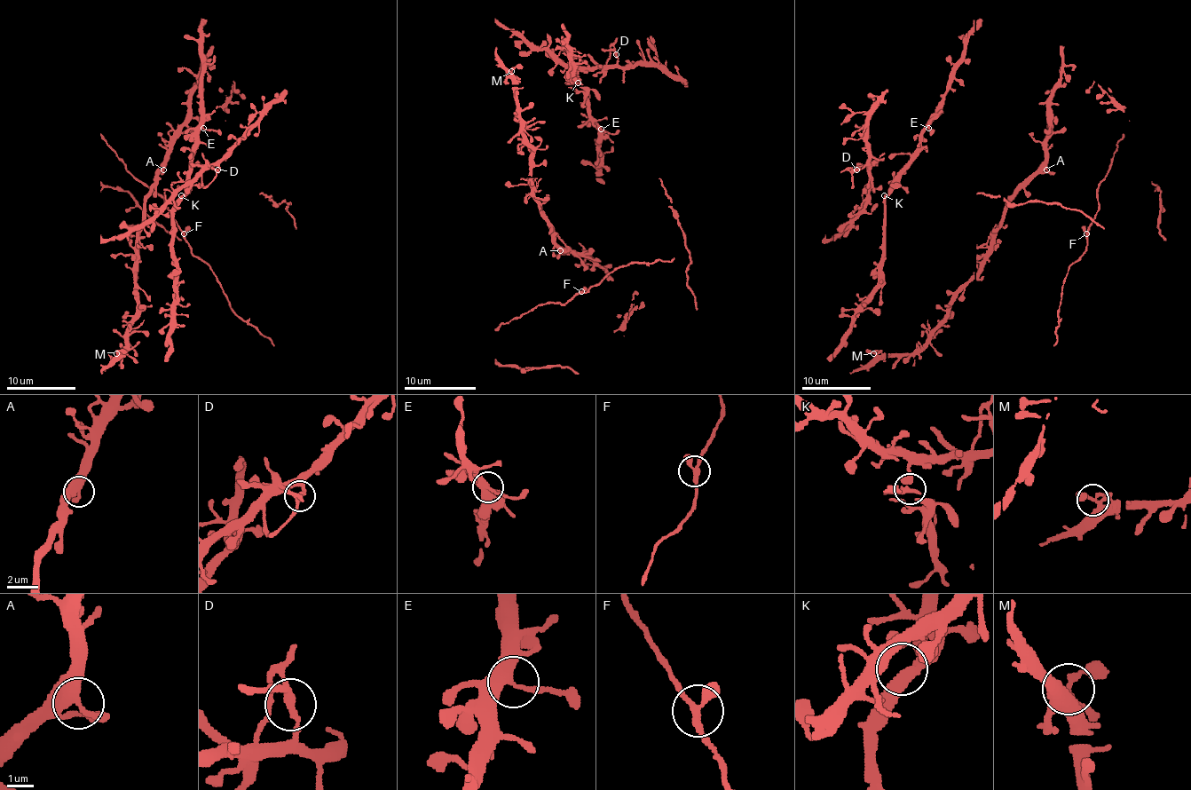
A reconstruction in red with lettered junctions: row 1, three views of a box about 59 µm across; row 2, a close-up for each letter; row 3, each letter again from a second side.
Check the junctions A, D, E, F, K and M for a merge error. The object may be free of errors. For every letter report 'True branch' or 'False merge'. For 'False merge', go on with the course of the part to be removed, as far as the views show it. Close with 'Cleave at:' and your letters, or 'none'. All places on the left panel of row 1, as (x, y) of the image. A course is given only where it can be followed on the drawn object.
A: True branch
D: False merge. Course of the part to remove: (216, 169), (209, 164), (201, 152)
E: True branch
F: True branch
K: True branch
M: True branch
Cleave at: D

